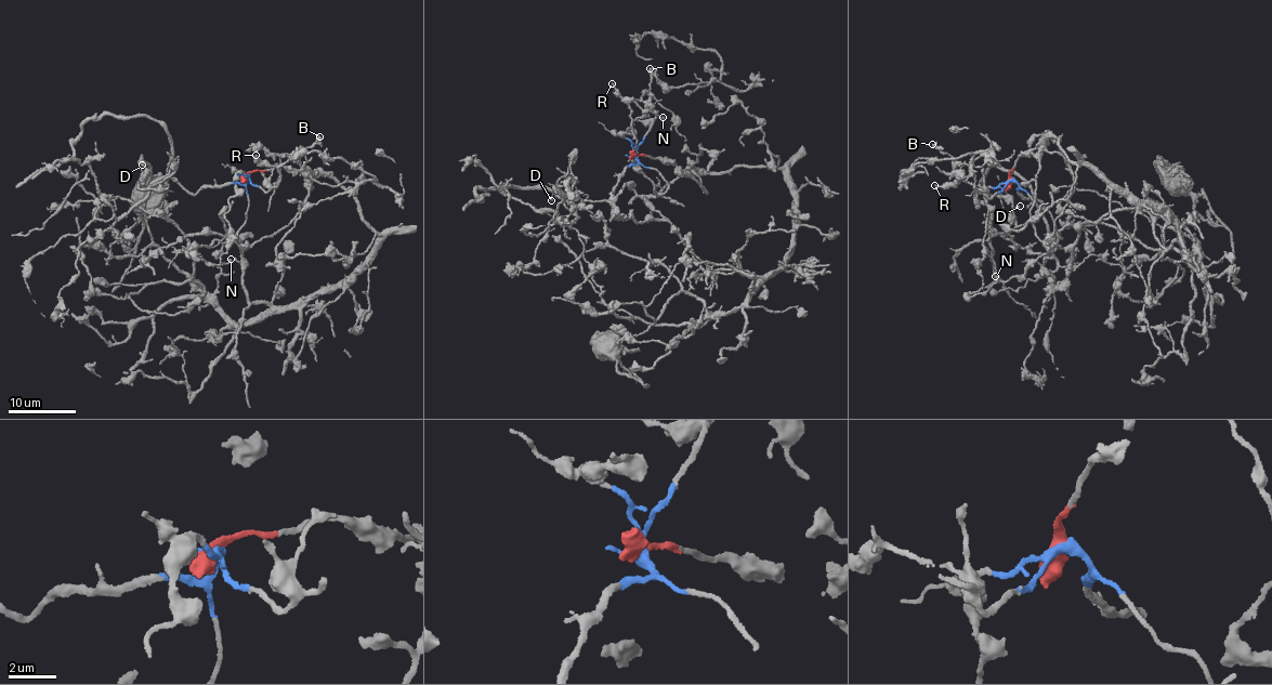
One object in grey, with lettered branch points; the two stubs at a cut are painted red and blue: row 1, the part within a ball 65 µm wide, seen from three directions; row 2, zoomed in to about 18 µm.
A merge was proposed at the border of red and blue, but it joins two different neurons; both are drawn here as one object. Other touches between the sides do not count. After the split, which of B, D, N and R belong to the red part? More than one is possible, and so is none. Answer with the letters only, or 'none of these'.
none of these

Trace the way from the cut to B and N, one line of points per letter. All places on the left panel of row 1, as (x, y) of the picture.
B: (248, 176), (251, 182), (270, 190), (278, 185), (279, 167), (319, 136)
N: (248, 176), (244, 225), (228, 241), (217, 239), (210, 246), (195, 246), (188, 252), (220, 265), (231, 260)

